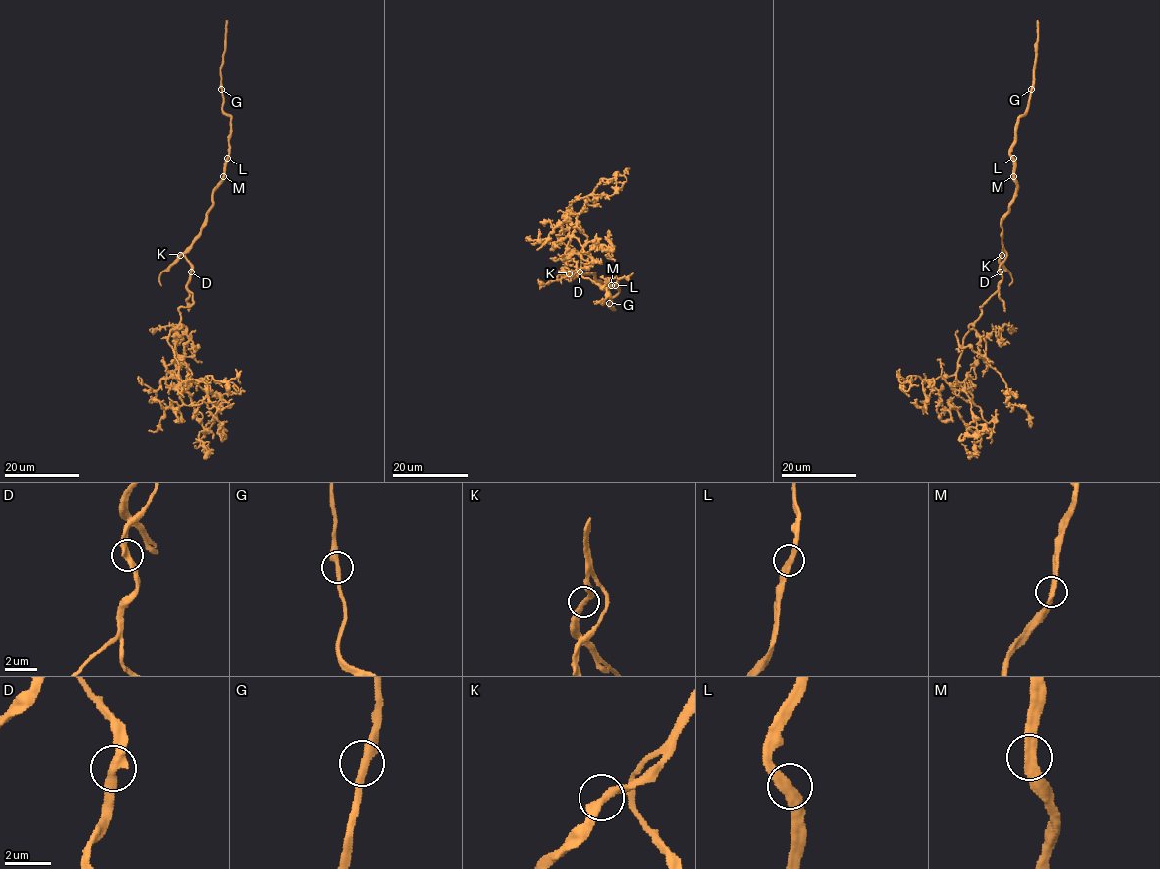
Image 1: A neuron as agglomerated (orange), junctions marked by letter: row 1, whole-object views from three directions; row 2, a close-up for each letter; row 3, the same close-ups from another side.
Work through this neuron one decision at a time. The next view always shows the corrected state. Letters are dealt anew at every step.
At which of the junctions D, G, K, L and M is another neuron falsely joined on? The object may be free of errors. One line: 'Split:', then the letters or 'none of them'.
Split: none of them

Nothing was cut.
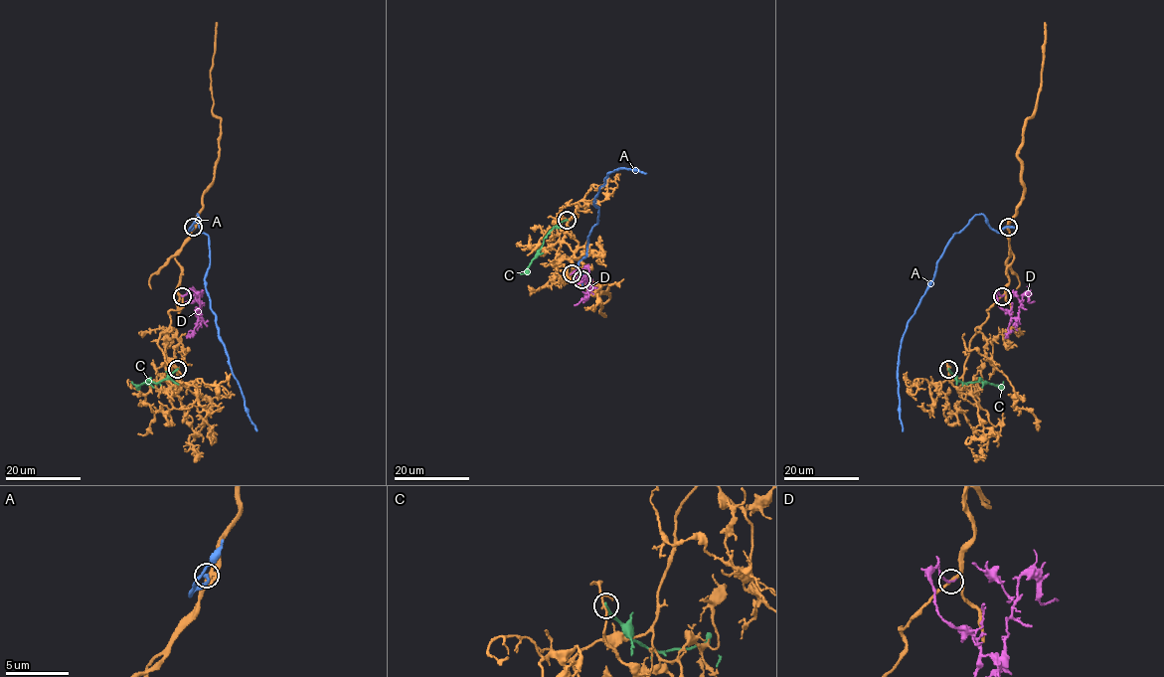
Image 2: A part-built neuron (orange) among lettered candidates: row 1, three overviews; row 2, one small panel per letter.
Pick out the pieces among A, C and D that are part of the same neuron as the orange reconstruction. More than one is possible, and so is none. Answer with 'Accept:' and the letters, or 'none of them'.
Accept: D

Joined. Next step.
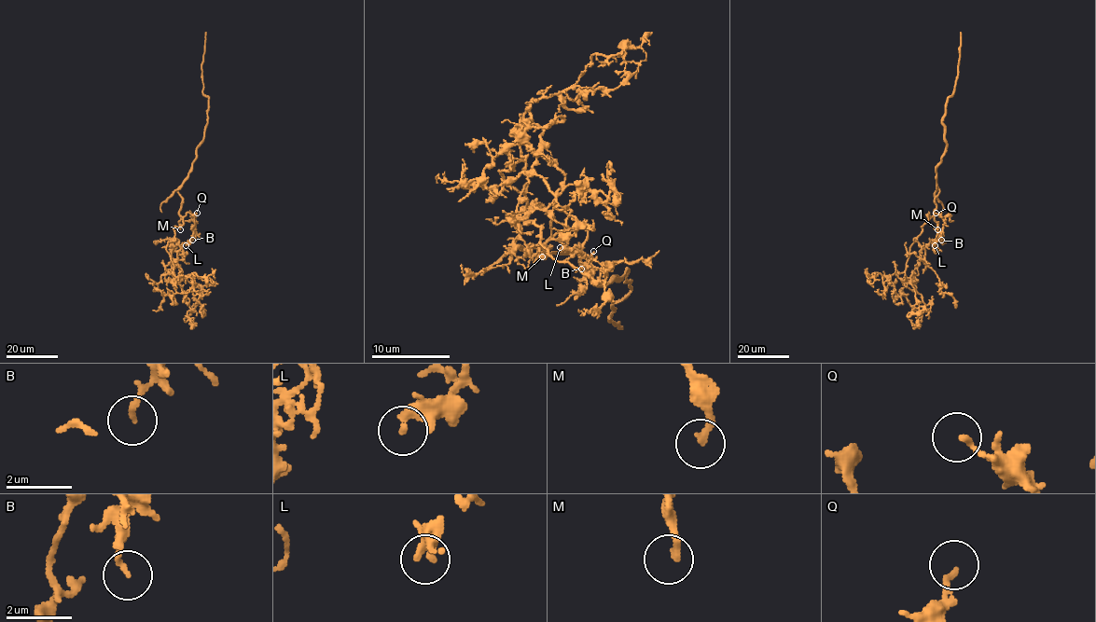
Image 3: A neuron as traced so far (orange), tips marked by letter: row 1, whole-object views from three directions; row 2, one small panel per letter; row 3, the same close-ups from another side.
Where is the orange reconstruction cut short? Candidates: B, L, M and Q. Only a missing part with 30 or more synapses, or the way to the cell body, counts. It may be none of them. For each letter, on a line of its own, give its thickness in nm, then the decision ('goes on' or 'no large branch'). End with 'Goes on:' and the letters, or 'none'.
B: 140 nm thick; no large branch
L: 360 nm thick; no large branch
M: 220 nm thick; goes on
Q: 150 nm thick; no large branch
Goes on: M

